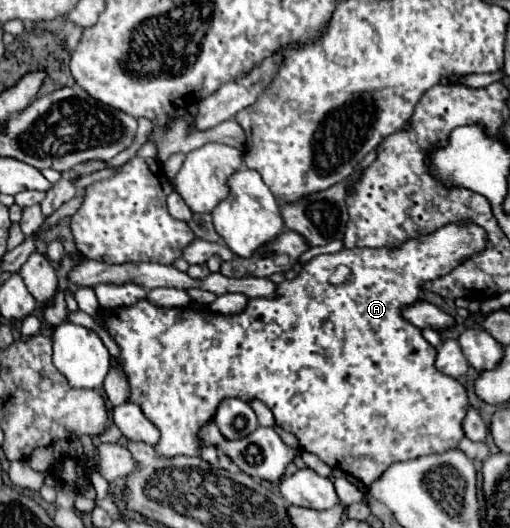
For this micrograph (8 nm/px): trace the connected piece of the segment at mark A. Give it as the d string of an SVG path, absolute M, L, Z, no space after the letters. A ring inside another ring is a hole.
M449 222L441 228L437 228L435 232L429 234L419 234L415 238L407 238L401 246L393 246L393 248L343 248L335 254L321 254L315 256L311 262L305 264L305 268L301 268L301 272L297 274L297 278L293 280L285 280L281 284L277 284L277 296L275 298L251 298L247 308L239 314L213 314L207 308L195 308L193 304L183 306L183 308L161 308L161 306L153 306L149 300L139 300L133 306L121 306L115 310L101 310L101 320L105 330L109 332L109 336L117 342L119 346L119 356L113 360L127 376L129 382L129 402L141 406L143 414L149 418L149 422L155 424L155 428L159 430L159 442L155 444L155 450L161 456L199 456L201 454L201 440L199 440L199 430L213 420L215 410L219 406L219 402L223 398L241 398L245 402L251 400L261 400L275 416L275 424L291 434L297 436L301 448L305 452L315 454L317 458L321 458L325 464L329 464L331 468L341 468L345 472L349 472L351 476L359 478L361 482L365 482L367 486L379 478L379 474L383 474L383 470L387 470L387 466L391 466L391 462L397 460L407 460L407 458L417 458L417 456L425 456L425 454L437 454L439 450L449 450L455 448L459 444L459 440L463 438L463 414L467 410L467 394L465 388L453 378L453 376L445 376L443 372L439 372L435 368L435 358L437 358L437 350L421 336L421 330L417 326L413 326L411 322L407 322L403 318L403 308L415 304L419 300L419 294L423 292L423 284L431 282L435 278L441 278L445 274L449 274L453 268L457 268L463 260L483 252L487 246L487 234L481 226L473 224L473 222L463 222L463 224L455 224ZM345 264L351 270L351 280L333 286L329 282L329 276L333 274L335 266Z

